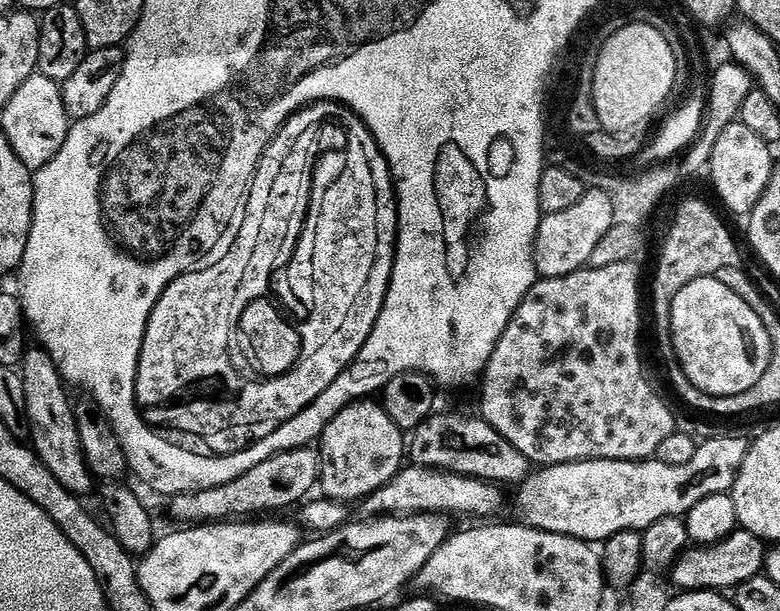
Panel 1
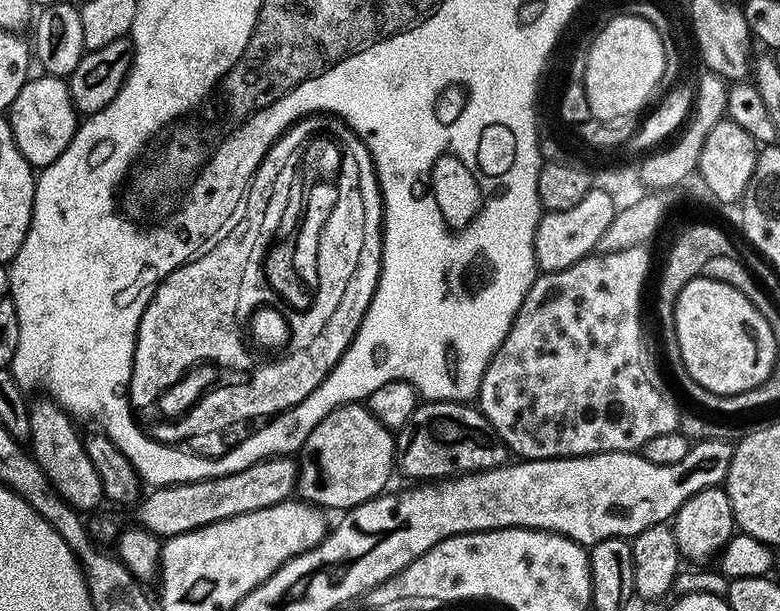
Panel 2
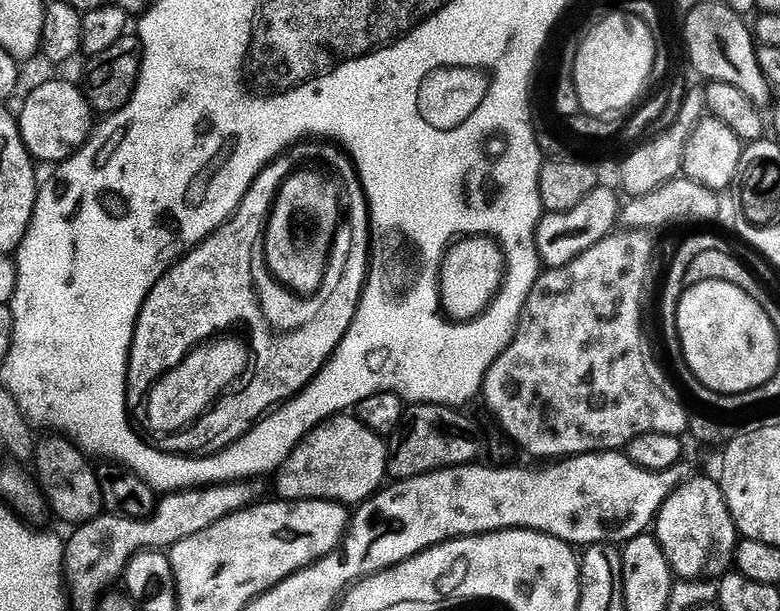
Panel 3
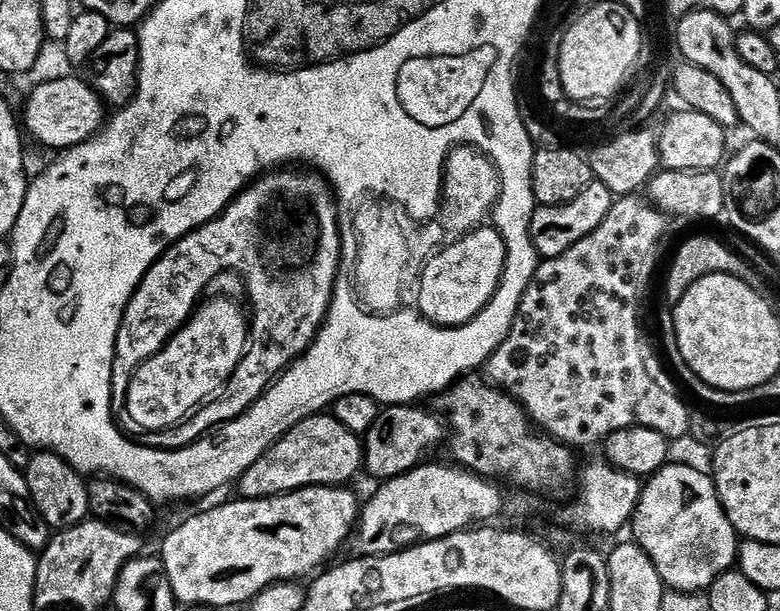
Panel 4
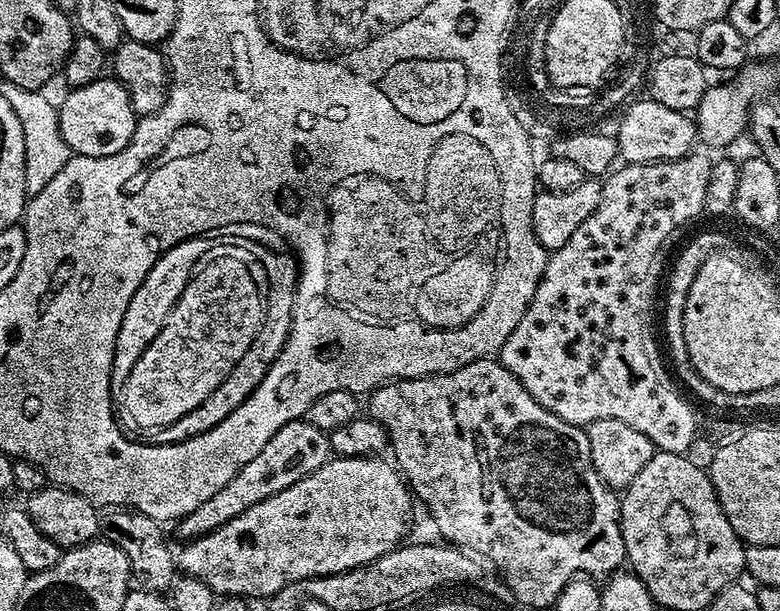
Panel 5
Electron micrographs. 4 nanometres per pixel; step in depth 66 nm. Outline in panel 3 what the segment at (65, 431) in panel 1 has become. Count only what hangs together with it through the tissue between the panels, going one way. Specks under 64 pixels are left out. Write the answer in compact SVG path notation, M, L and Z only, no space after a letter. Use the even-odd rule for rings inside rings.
M48 434L37 443L34 476L47 500L51 515L65 520L71 526L79 526L98 518L104 512L102 486L93 461L85 456L67 436Z

